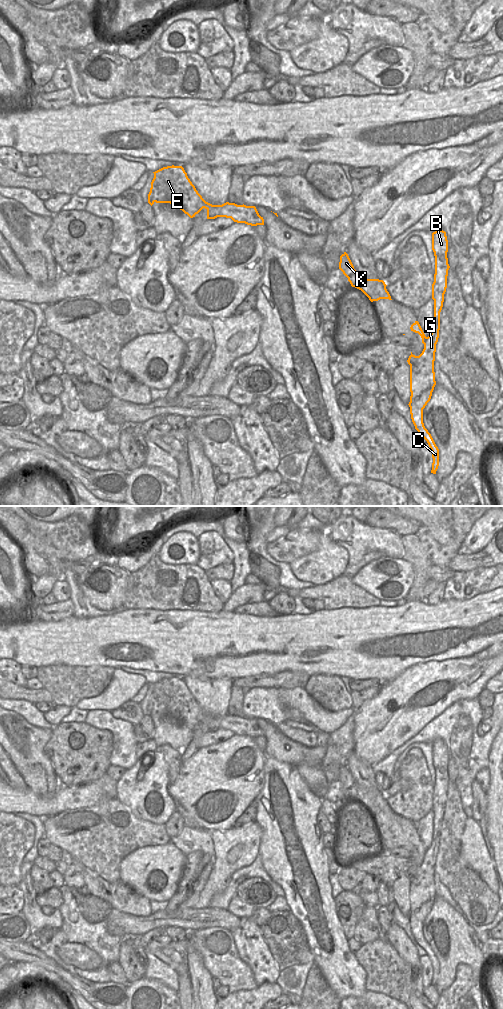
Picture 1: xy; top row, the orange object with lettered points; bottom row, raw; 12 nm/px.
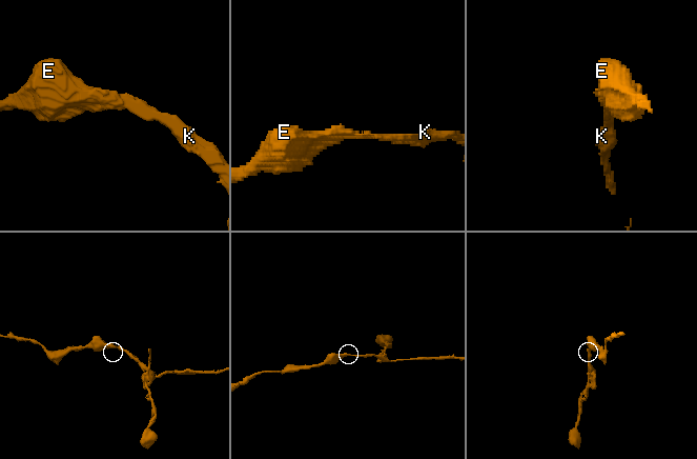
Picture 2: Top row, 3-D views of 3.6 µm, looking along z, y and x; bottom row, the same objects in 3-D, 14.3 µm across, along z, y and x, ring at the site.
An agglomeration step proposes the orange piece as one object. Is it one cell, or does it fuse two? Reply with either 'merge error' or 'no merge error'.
merge error

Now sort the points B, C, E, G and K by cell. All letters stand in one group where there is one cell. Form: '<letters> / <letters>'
B C G / E K

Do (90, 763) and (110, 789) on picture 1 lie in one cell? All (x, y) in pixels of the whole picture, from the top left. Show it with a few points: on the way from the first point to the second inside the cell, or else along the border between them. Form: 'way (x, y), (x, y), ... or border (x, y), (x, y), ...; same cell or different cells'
border (105, 773), (99, 778); different cells

